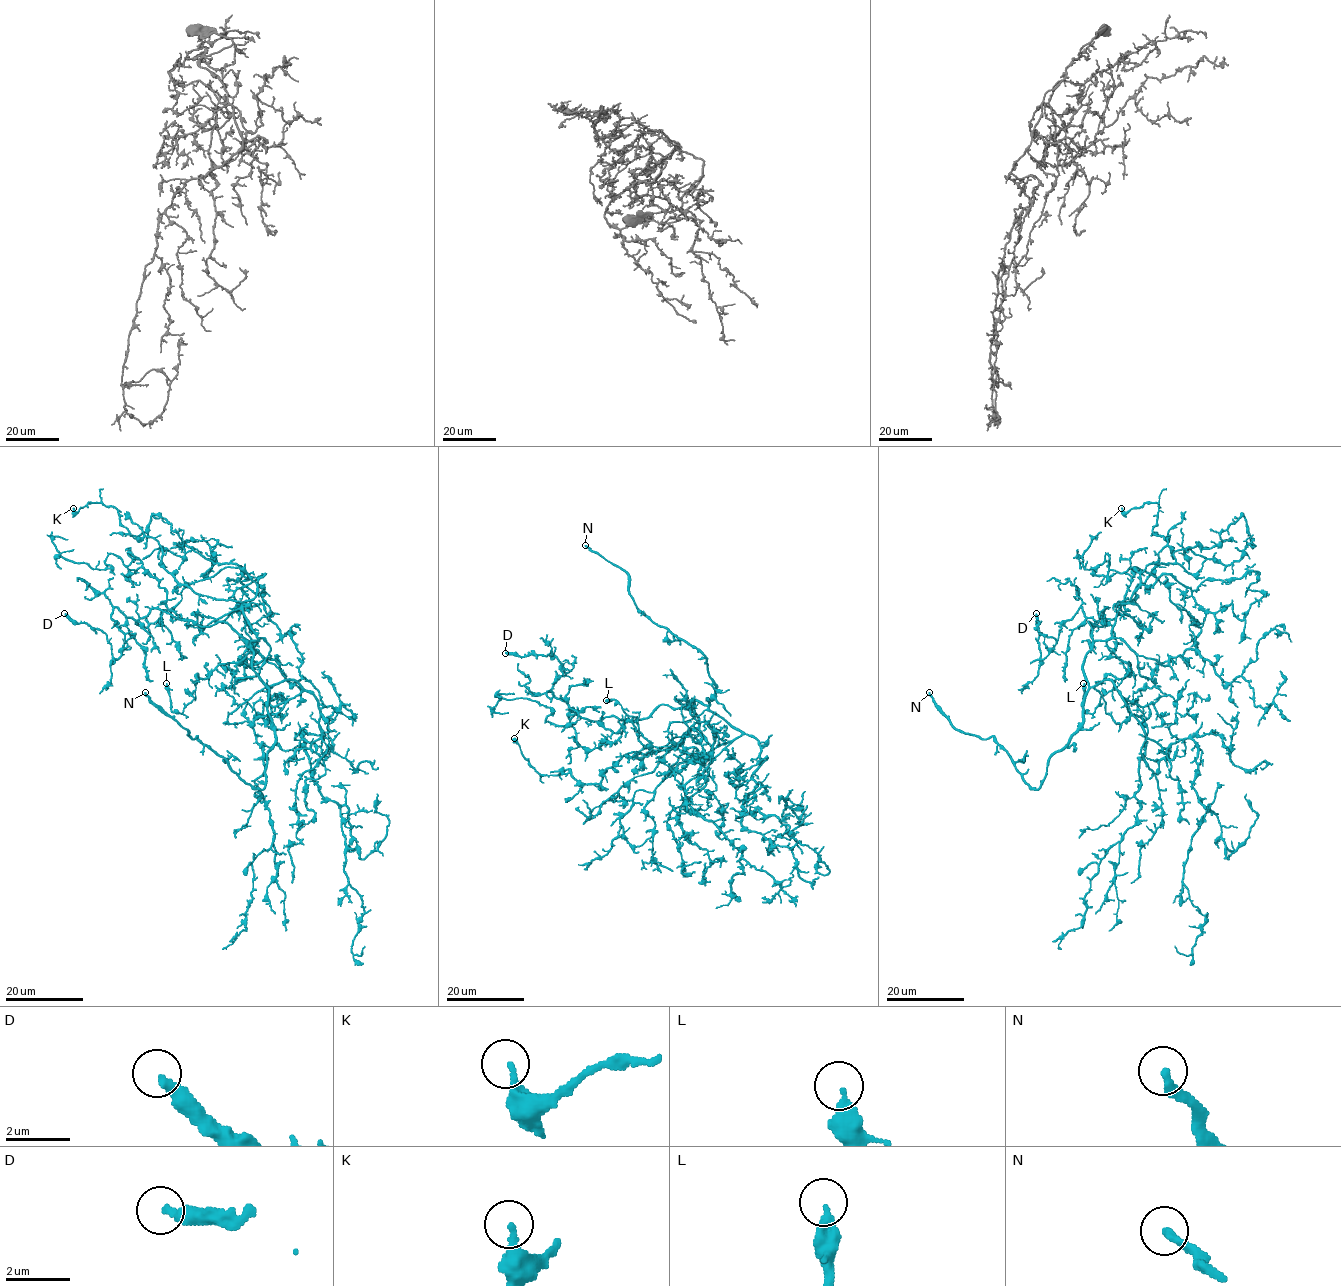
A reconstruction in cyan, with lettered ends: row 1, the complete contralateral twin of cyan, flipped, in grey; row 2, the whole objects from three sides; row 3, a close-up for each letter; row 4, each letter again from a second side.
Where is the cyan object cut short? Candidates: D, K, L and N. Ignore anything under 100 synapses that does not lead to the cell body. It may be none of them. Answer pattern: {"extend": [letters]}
{"extend": ["N"]}

